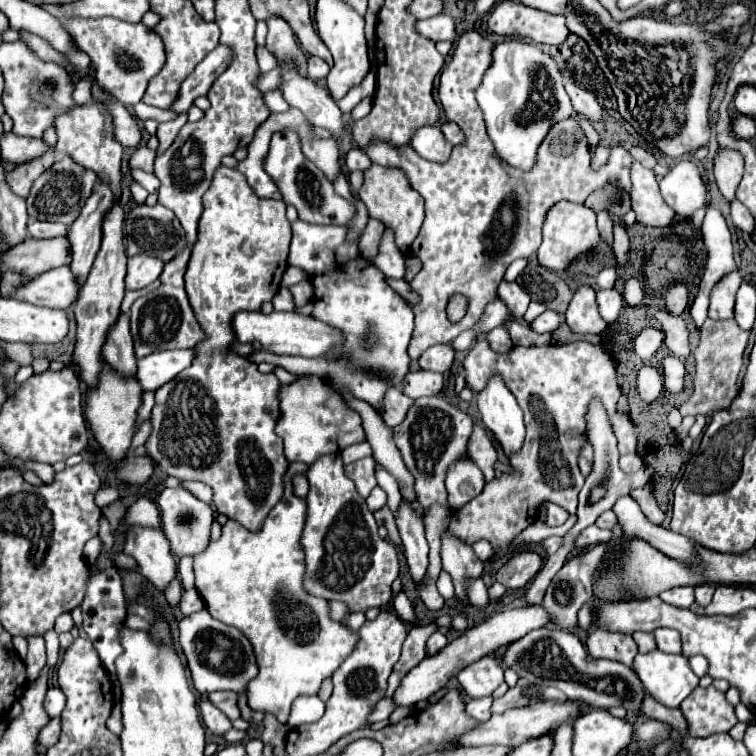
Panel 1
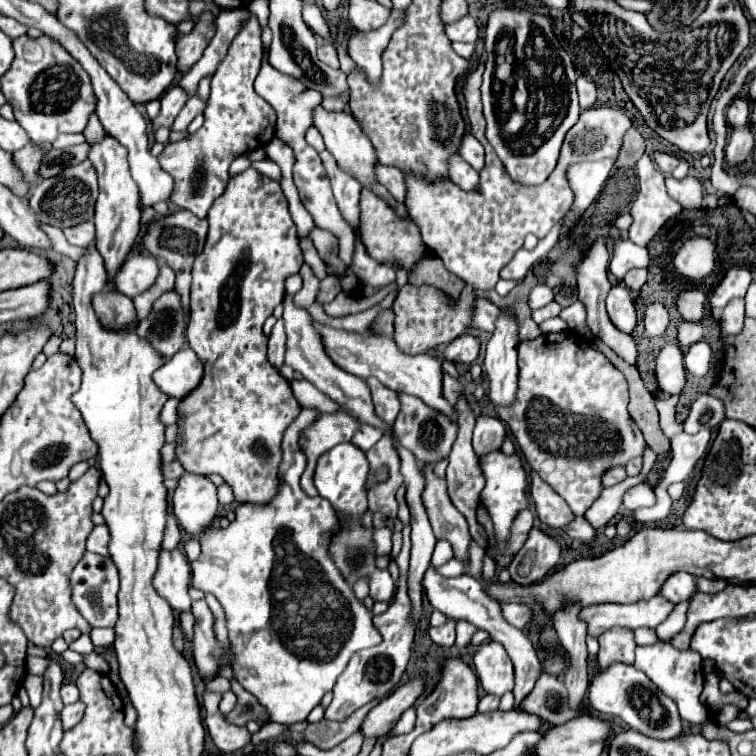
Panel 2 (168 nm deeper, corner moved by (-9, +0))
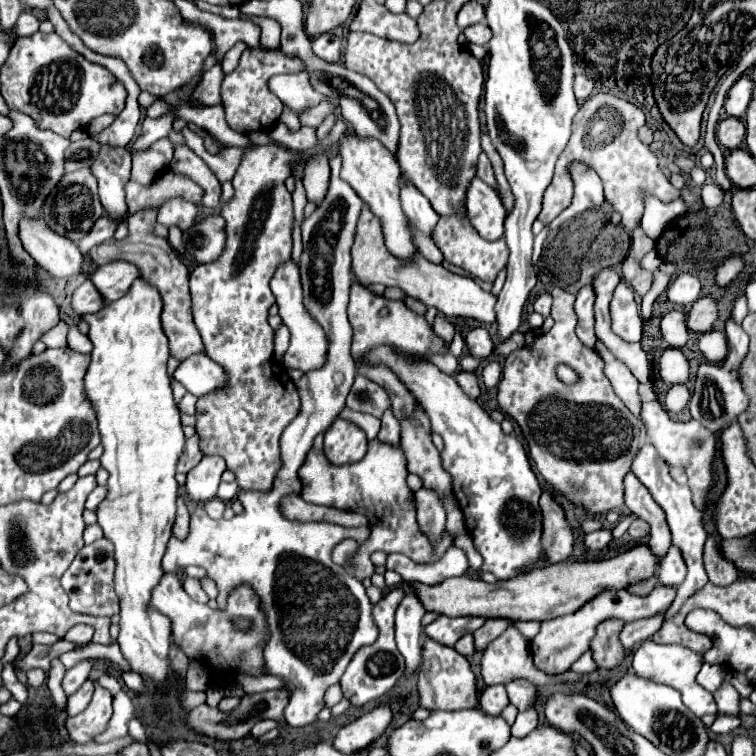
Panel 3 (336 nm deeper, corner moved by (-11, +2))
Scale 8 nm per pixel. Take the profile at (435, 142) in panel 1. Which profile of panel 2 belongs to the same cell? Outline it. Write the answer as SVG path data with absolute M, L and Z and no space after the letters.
M452 154L448 158L448 176L462 190L474 190L478 184L478 172L460 154Z

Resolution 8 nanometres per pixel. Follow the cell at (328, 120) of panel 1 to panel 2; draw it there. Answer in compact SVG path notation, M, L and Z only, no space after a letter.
M322 106L314 108L314 126L320 130L320 134L324 136L324 144L326 150L332 152L332 156L336 158L336 162L350 174L354 174L362 186L368 186L370 182L374 182L374 166L378 164L376 154L374 154L374 146L372 142L366 138L366 134L362 132L362 126L356 122L356 118L350 112L328 112Z

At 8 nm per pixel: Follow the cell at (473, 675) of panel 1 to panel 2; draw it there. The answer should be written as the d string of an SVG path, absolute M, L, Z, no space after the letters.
M490 640L480 644L478 652L474 654L474 668L476 668L478 682L486 694L502 696L504 692L512 690L514 686L512 662L506 650L498 646L498 642Z

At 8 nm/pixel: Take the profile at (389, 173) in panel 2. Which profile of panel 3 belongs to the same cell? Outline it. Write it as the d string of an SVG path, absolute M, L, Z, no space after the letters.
M402 184L402 208L404 208L404 214L410 218L412 226L424 234L432 234L434 226L438 224L438 214L432 210L430 202L426 196L420 194L420 190L408 186L408 184Z

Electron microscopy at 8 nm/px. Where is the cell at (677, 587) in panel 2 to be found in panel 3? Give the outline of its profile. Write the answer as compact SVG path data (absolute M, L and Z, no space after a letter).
M674 544L670 546L668 554L662 560L662 566L658 568L658 576L660 576L662 584L674 586L674 588L678 588L684 582L686 564L684 564L684 558L682 558L682 552L678 550L678 546L674 546Z

